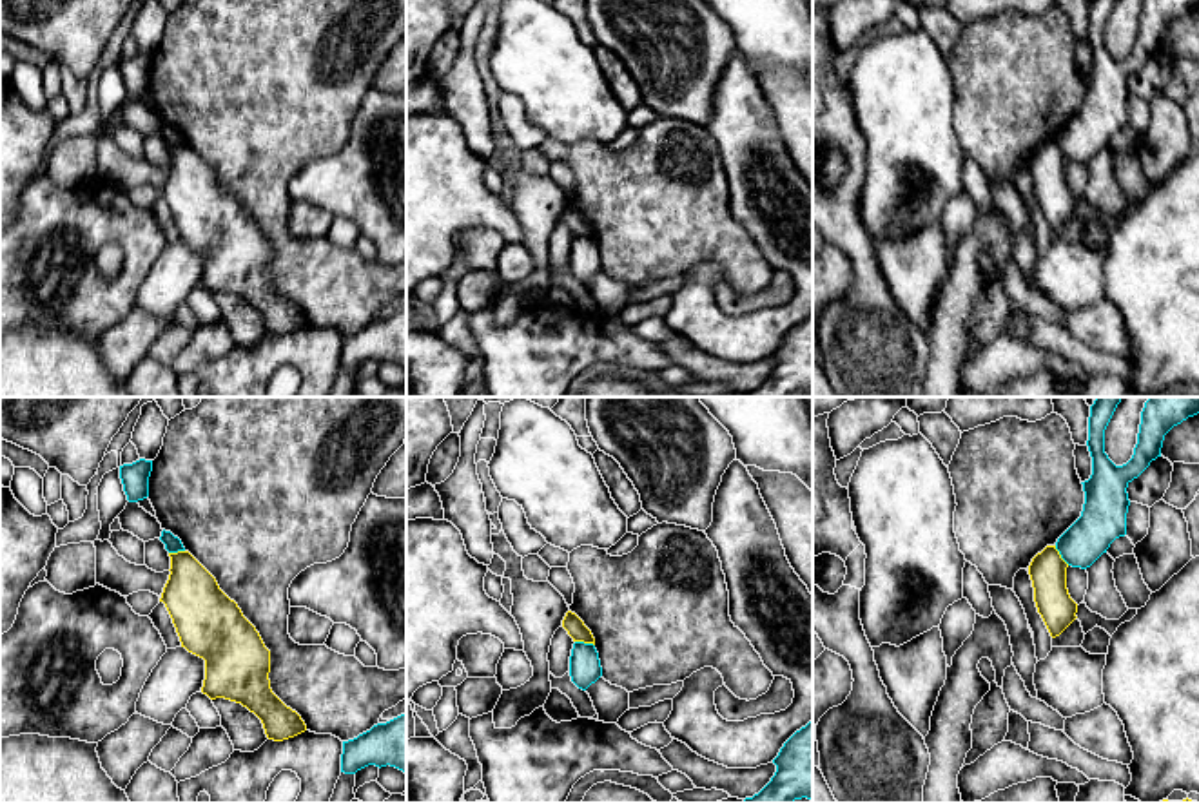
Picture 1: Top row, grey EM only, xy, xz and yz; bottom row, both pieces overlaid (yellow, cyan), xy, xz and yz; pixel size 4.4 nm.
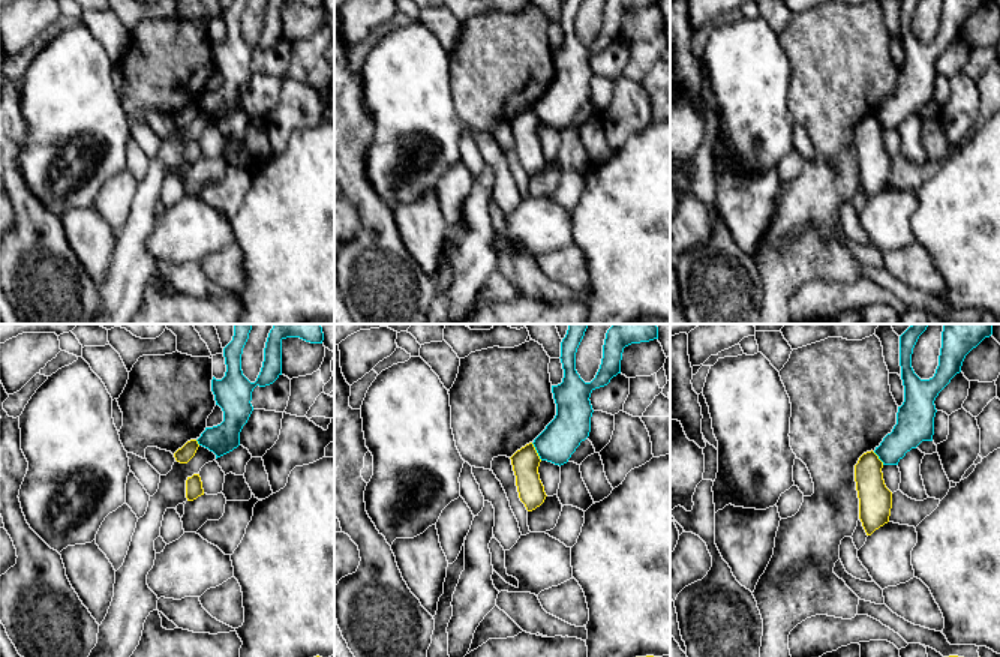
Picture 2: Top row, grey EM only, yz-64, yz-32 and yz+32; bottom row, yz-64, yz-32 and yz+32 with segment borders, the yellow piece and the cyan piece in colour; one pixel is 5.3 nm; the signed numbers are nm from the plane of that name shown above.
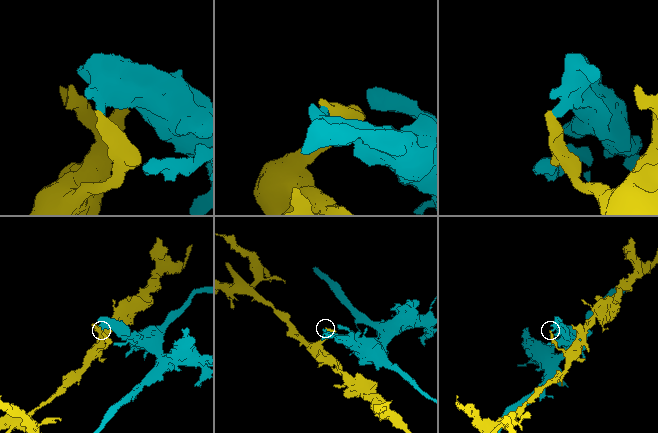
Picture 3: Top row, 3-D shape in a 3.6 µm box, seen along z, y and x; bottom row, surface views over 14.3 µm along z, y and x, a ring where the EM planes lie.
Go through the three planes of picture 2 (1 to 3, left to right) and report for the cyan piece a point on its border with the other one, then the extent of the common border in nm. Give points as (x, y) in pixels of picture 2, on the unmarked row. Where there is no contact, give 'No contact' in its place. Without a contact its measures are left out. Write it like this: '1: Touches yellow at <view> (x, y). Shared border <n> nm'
1: Touches yellow at yz-64 (197, 107). Shared border 40 nm
2: Touches yellow at yz-32 (535, 116). Shared border 110 nm
3: Touches yellow at yz+32 (877, 122). Shared border 90 nm

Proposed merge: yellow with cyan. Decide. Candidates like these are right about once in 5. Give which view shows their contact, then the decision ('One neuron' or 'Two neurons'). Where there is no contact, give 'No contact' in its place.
Touches yellow in xz. Two neurons

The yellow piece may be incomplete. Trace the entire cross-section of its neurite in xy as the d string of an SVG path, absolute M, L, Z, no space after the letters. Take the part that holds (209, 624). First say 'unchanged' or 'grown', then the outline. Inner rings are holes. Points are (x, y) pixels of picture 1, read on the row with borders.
unchanged; M169 553L165 604L181 647L205 660L201 692L254 712L268 740L283 741L307 730L301 716L270 689L270 651L216 578L189 553Z

